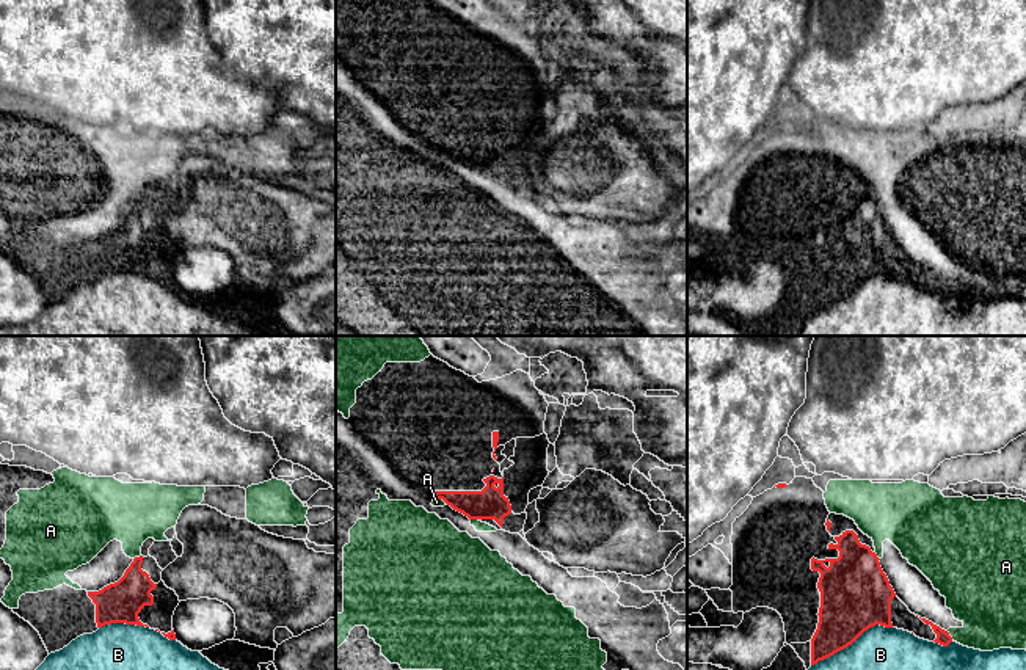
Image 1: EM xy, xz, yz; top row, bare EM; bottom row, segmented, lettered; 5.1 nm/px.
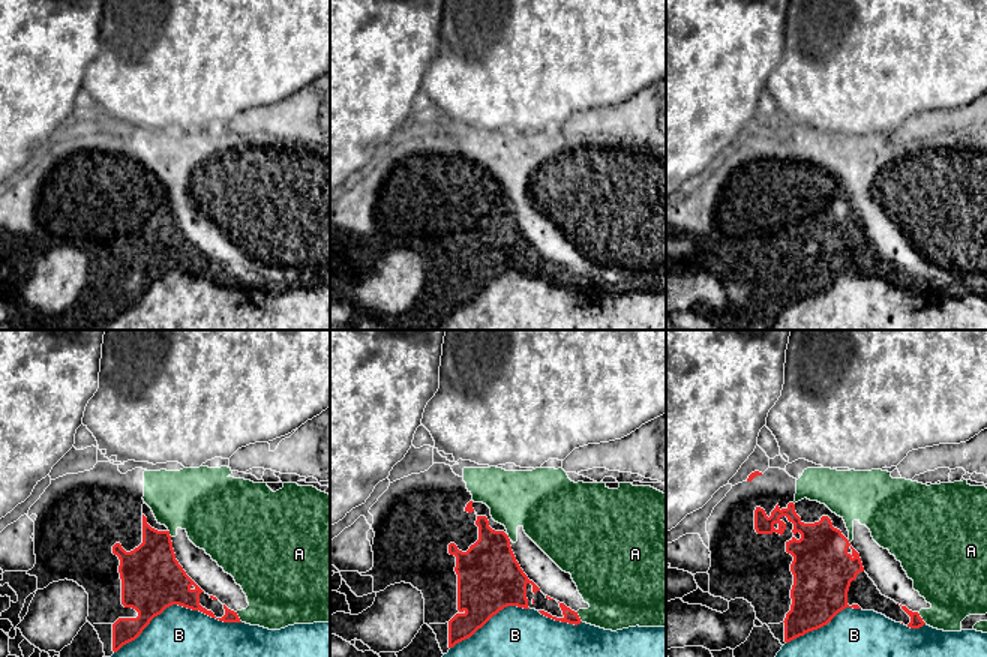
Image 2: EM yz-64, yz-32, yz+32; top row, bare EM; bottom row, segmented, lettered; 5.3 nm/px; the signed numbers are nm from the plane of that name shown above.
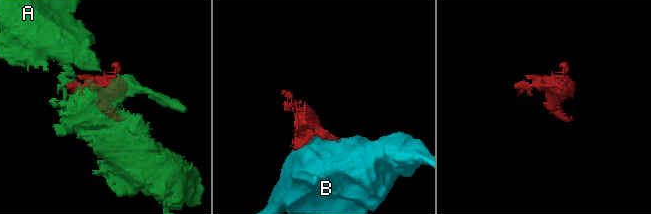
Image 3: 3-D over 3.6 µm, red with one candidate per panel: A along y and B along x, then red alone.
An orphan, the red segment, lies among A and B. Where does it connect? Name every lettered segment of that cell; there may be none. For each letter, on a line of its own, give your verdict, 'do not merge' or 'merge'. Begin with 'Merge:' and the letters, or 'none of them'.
Merge: A
A: merge
B: do not merge

